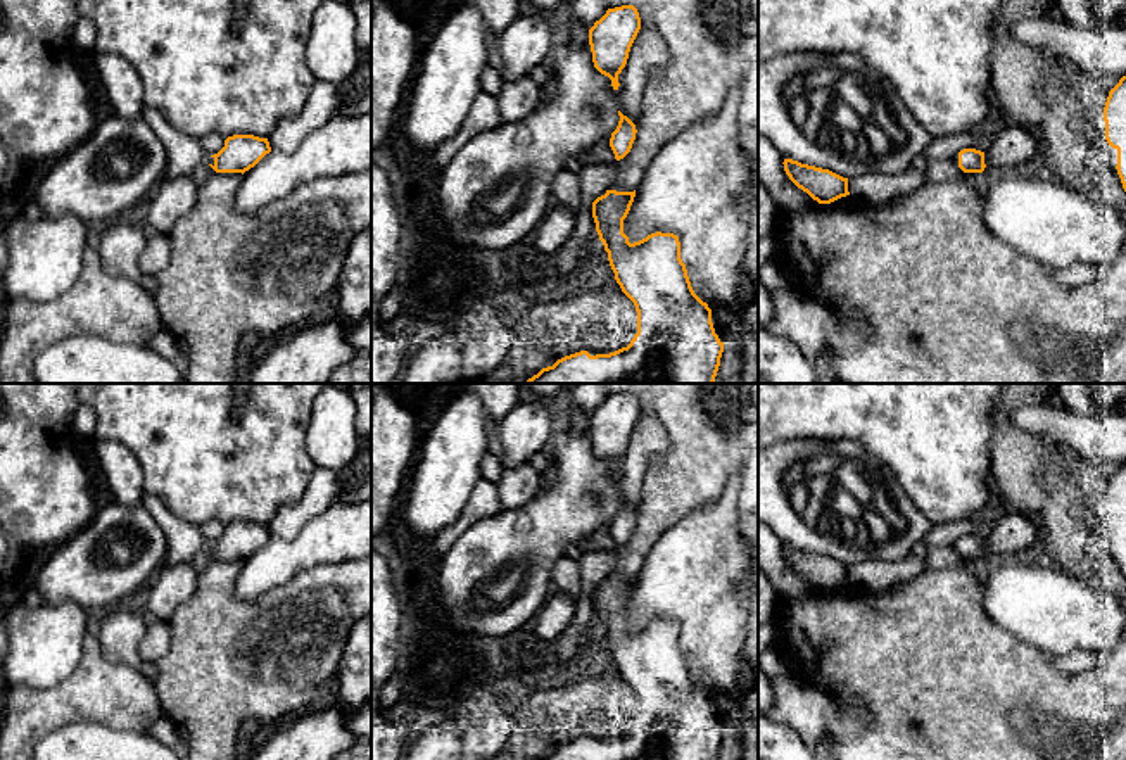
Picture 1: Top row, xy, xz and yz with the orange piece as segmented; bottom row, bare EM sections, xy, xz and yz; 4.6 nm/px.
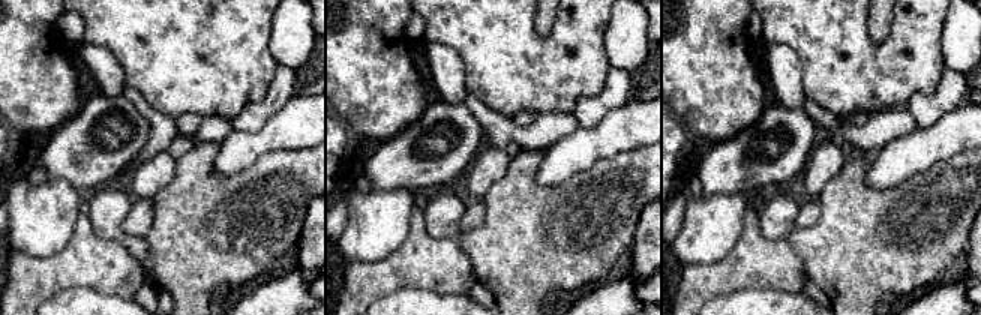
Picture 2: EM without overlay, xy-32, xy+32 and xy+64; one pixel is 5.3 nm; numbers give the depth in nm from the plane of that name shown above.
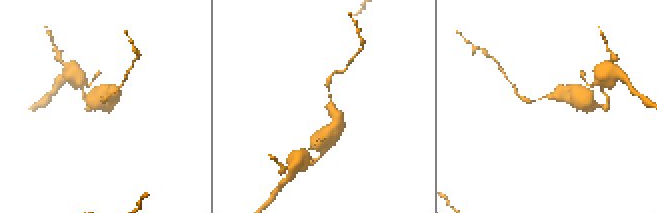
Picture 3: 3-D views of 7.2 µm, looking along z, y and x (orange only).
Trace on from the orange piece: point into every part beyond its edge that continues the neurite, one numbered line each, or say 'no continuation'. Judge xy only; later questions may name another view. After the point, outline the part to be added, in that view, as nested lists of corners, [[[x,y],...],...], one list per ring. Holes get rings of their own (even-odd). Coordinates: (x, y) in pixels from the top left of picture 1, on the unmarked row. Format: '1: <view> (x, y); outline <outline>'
1: xy (185, 539); outline [[[145,494],[142,504],[166,534],[168,551],[164,567],[190,563],[200,551],[214,553],[214,544],[202,535],[199,525],[173,515],[155,496]]]

